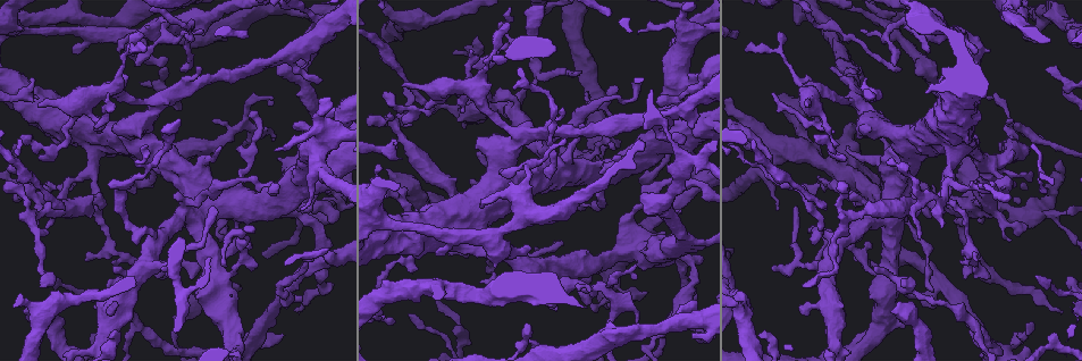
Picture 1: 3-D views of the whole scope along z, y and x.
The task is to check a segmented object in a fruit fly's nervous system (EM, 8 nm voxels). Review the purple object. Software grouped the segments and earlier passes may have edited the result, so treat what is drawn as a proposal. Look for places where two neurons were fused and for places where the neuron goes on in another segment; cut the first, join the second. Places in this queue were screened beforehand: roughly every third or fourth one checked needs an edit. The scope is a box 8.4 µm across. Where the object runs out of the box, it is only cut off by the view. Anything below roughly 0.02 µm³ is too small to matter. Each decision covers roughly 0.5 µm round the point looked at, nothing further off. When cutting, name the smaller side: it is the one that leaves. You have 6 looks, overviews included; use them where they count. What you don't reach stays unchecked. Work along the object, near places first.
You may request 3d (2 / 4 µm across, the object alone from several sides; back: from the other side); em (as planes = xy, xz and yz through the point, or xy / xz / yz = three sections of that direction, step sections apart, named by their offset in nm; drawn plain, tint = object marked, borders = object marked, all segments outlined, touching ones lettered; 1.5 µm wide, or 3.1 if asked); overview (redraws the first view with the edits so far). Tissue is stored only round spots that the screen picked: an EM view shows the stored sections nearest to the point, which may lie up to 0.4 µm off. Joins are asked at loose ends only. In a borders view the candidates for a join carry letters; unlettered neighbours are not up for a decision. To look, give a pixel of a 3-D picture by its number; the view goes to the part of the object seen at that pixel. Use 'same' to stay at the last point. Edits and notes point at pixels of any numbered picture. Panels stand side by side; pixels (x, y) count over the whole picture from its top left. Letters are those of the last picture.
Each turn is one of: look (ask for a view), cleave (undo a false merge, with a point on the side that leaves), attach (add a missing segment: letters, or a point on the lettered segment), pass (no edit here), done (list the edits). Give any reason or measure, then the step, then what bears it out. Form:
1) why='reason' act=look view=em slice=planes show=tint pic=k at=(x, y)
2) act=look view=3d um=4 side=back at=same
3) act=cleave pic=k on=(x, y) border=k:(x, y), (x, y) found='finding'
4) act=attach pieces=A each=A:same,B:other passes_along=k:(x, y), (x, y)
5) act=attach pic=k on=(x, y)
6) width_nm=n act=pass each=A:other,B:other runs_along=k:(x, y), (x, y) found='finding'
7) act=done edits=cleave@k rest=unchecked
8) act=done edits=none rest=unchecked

why='branch stops here' act=look view=3d um=4 pic=1 at=(930, 51)

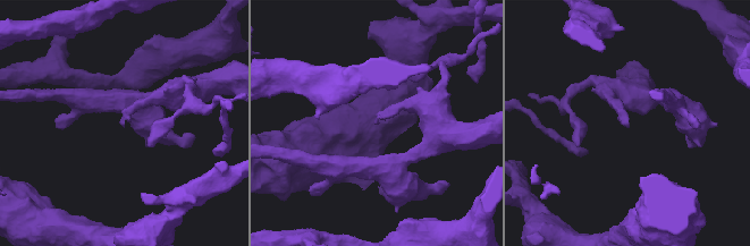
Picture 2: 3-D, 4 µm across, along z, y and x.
why='shape alone is not enough' act=look view=em slice=planes show=plain pic=2 at=(375, 122)

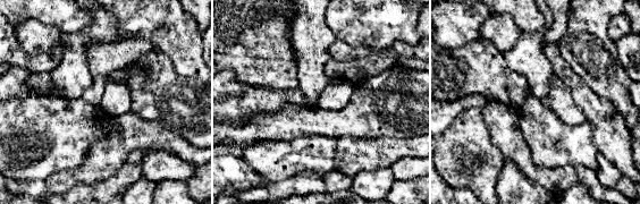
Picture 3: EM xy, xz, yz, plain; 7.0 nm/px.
why='what lies round it' act=look view=em slice=planes show=borders at=same

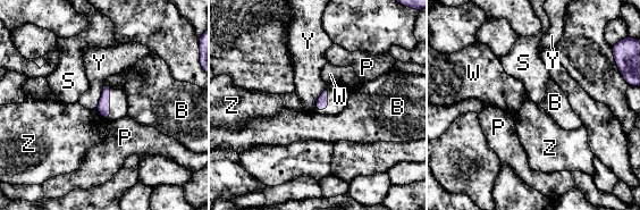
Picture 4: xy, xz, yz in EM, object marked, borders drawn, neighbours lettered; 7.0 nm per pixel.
act=pass each=B:other,P:other,S:other,W:other,Y:other,Z:other border=4:(325, 89), (316, 102), (314, 110) found='no lettered segment goes on from it'

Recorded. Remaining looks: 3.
why='branch stops here' act=look view=em slice=planes show=borders pic=1 at=(376, 284)

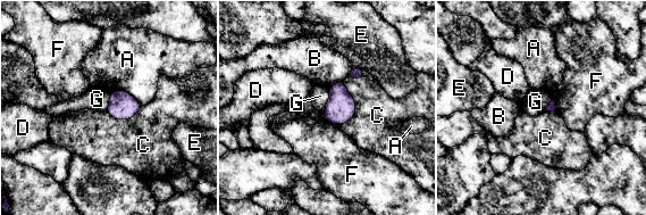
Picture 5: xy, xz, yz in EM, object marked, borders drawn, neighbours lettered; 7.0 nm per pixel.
act=pass each=A:other,B:other,C:other,D:other,E:other,F:other,G:other border=5:(329, 90), (329, 100), (324, 109) found='none of them fits'

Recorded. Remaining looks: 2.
act=done edits=none rest=unchecked

